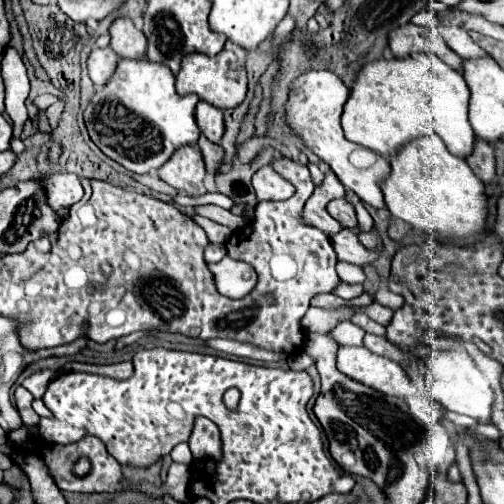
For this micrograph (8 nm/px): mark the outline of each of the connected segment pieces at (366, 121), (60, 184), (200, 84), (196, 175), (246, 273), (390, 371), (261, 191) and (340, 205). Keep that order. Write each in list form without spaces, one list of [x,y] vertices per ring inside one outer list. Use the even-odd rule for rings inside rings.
[[[412,54],[404,60],[376,60],[362,68],[344,106],[342,128],[350,142],[366,146],[384,158],[394,156],[410,140],[430,130],[442,136],[446,148],[466,160],[476,144],[468,122],[468,86],[464,76],[434,54]]]
[[[70,172],[60,174],[46,174],[42,180],[46,192],[48,192],[48,204],[58,210],[60,206],[72,206],[84,196],[84,188],[80,184],[80,178]]]
[[[222,50],[220,54],[216,54],[214,58],[206,56],[206,54],[188,54],[182,60],[182,68],[176,76],[176,92],[180,96],[186,94],[196,94],[200,96],[204,102],[216,106],[216,108],[236,108],[238,104],[244,102],[246,98],[246,70],[242,66],[238,66],[236,62],[236,54],[230,50]]]
[[[196,146],[178,148],[178,152],[174,152],[174,156],[158,170],[158,174],[166,184],[194,198],[206,194],[204,160]]]
[[[224,256],[216,264],[208,264],[208,268],[212,270],[212,274],[216,278],[218,292],[228,298],[248,296],[258,282],[258,274],[254,272],[254,268],[250,264],[234,260],[230,256]]]
[[[344,346],[338,348],[336,360],[338,360],[338,370],[356,382],[362,382],[384,394],[400,398],[408,396],[411,381],[404,368],[384,356],[378,356],[364,346],[360,348]]]
[[[272,166],[260,168],[252,176],[252,186],[256,190],[258,200],[288,200],[294,194],[294,186],[284,180]]]
[[[344,198],[340,200],[332,200],[326,208],[330,212],[332,218],[336,218],[340,222],[342,228],[354,228],[358,226],[358,220],[356,220],[356,212],[354,212],[354,206],[350,202],[346,202]]]

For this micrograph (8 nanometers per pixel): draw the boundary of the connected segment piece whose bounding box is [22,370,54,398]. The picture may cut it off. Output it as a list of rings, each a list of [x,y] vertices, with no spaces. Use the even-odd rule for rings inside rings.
[[[42,370],[42,372],[36,372],[36,374],[32,374],[30,378],[26,378],[26,380],[22,382],[22,386],[24,386],[26,390],[30,390],[30,392],[34,394],[34,398],[40,398],[52,378],[54,378],[54,370]]]

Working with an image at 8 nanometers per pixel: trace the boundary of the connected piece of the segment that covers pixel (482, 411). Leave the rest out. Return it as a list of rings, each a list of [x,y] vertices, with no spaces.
[[[436,350],[426,362],[430,368],[424,382],[426,396],[438,400],[444,408],[452,412],[476,418],[480,424],[494,424],[492,422],[492,406],[494,406],[492,386],[486,382],[486,378],[478,370],[476,362],[466,354],[466,350]]]

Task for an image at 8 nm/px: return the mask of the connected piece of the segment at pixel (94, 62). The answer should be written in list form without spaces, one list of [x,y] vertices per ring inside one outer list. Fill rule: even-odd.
[[[94,48],[90,58],[88,58],[88,74],[92,78],[92,82],[102,88],[106,84],[106,80],[110,80],[110,76],[114,74],[114,68],[118,66],[120,56],[112,50],[112,48]]]

